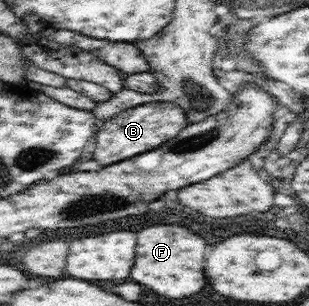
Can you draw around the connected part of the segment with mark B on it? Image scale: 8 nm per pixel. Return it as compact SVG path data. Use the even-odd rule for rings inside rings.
M159 101L129 108L100 122L95 132L95 149L92 158L103 166L121 162L141 152L153 150L167 140L172 140L188 124L189 120L183 108L171 102Z

